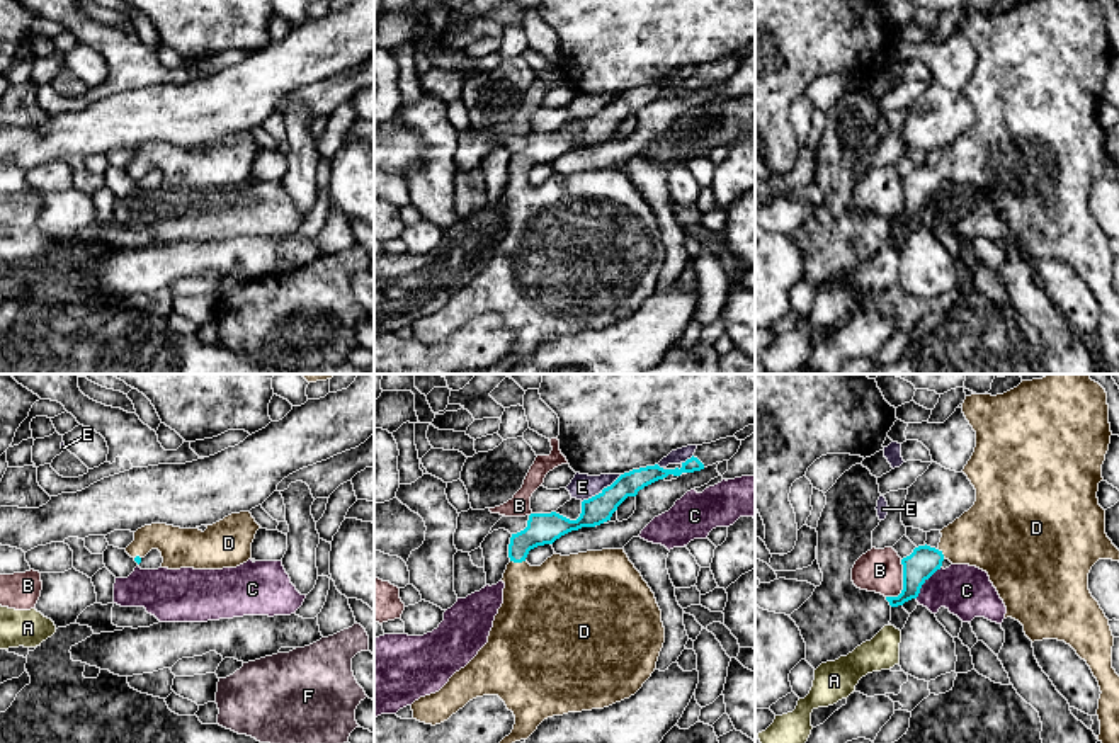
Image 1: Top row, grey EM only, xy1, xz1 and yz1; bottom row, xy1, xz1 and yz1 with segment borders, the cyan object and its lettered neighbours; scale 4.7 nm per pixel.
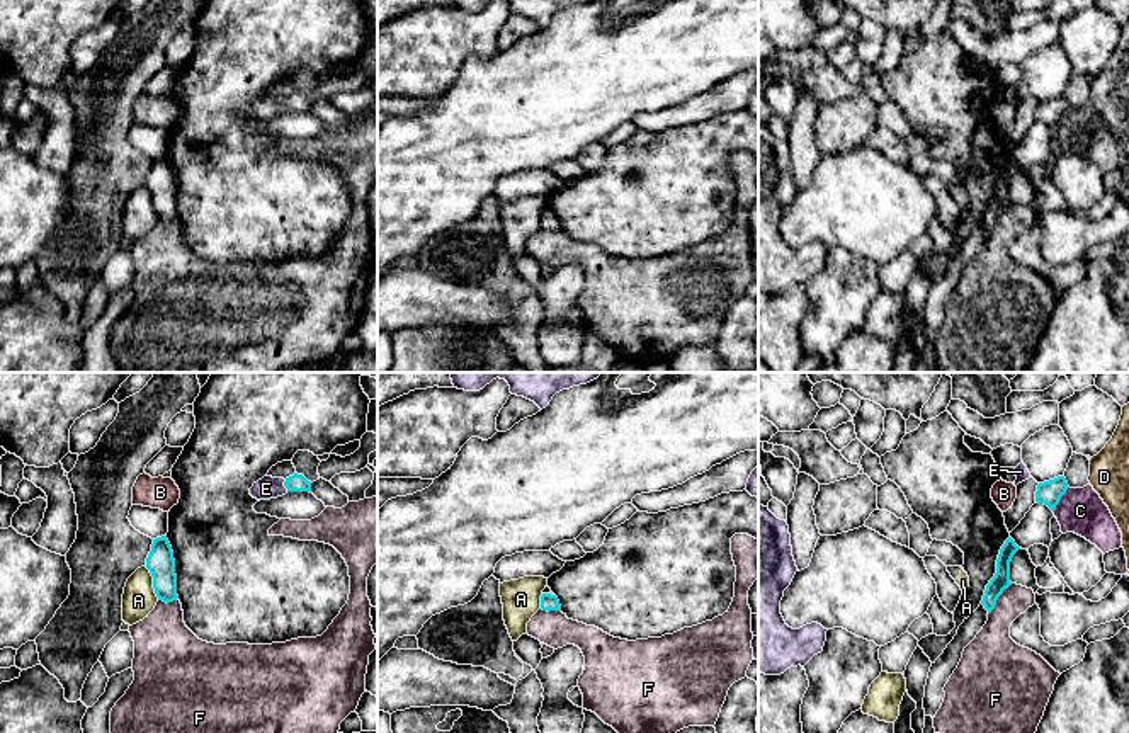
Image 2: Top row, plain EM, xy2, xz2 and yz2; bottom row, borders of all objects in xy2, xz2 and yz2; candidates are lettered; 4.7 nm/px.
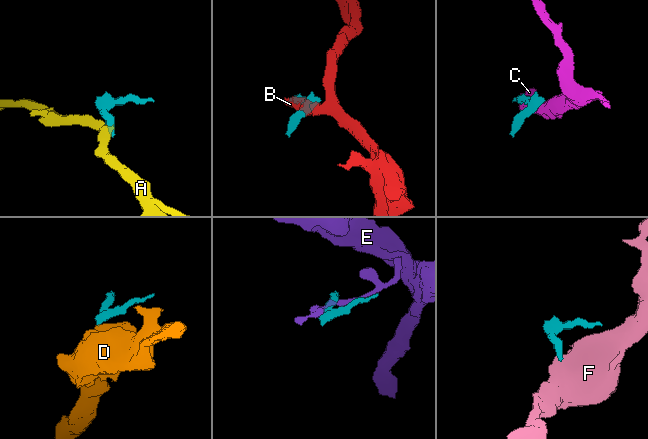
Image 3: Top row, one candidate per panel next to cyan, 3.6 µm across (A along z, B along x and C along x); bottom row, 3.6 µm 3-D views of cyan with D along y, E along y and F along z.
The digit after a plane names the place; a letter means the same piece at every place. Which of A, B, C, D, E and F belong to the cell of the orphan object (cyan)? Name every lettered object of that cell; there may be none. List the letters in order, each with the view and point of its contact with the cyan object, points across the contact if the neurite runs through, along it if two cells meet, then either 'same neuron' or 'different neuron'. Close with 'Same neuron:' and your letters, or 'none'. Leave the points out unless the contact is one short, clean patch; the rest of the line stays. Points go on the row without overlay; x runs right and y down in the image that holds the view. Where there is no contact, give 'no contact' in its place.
A: meets cyan in xy2 at (153, 203); border along xy2 (145, 186), (158, 218); different neuron
B: meets cyan in yz1 at (903, 203); border along yz1 (902, 179), (902, 209), (897, 215), (886, 216); different neuron
C: meets cyan in yz1 at (924, 201); border along yz1 (941, 187), (922, 204), (915, 216); different neuron
D: meets cyan in xz1 at (517, 181); runs through xz1 (541, 148), (517, 172), (517, 181), (521, 199), (546, 225); same neuron
E: meets cyan in xz1 at (602, 109); different neuron
F: meets cyan in yz2 at (997, 218); border along yz2 (1012, 203), (988, 233); different neuron
Same neuron: D

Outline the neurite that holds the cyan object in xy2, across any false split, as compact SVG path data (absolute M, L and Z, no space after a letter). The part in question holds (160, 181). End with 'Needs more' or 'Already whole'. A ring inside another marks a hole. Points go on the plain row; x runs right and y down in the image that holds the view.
M167 155L153 158L151 170L146 177L146 187L153 196L153 207L158 219L167 223L177 219L175 179Z. Already whole

